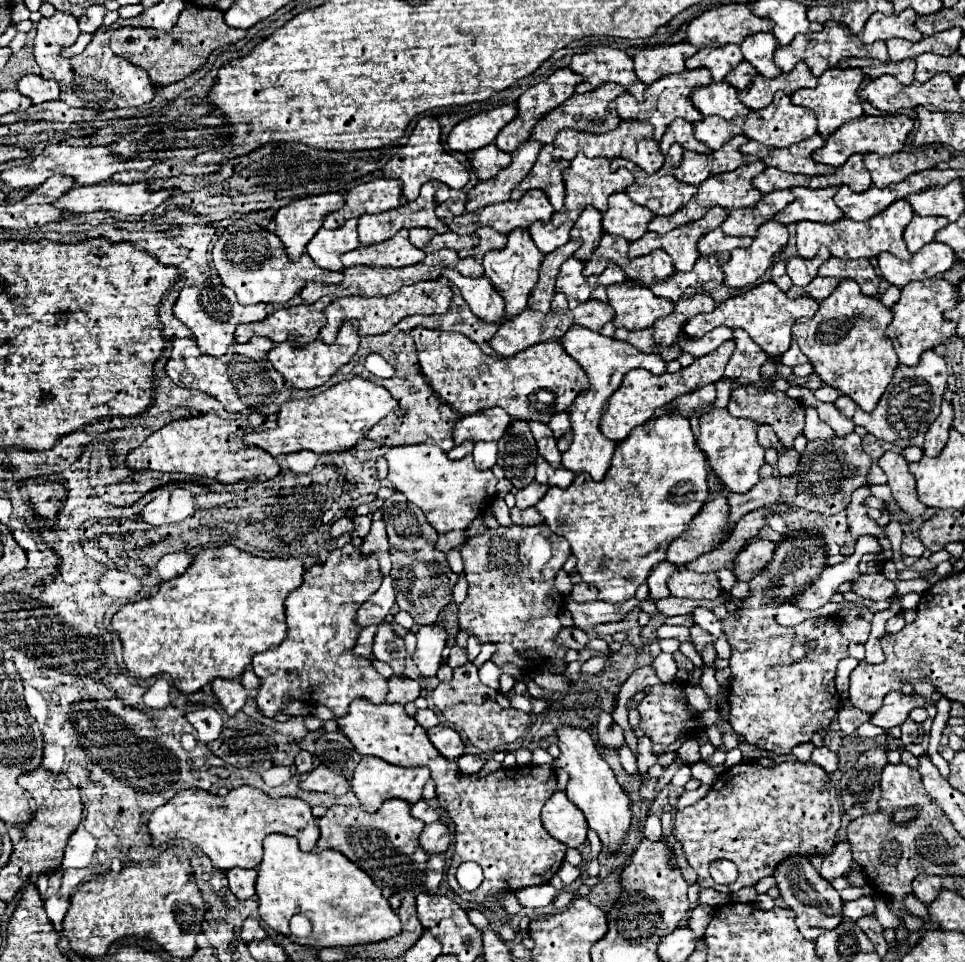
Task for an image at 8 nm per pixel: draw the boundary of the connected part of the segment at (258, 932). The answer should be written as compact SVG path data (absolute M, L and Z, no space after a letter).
M248 918L242 926L242 940L246 944L250 944L252 940L264 940L268 934L260 928L260 924L254 920L254 918Z

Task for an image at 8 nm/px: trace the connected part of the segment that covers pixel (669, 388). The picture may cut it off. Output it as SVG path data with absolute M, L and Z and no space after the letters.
M726 340L720 348L716 348L714 352L702 356L702 358L696 358L694 364L690 364L688 368L682 368L674 374L670 372L664 372L660 376L648 372L648 370L630 370L622 384L618 386L618 390L608 398L608 408L600 420L600 430L606 438L614 440L614 442L620 442L624 438L630 436L630 432L644 424L646 420L652 418L652 412L664 404L668 404L670 400L686 394L686 392L692 392L696 388L702 388L704 384L712 384L716 382L718 378L722 378L724 374L724 366L728 364L728 358L730 354L734 352L734 340Z

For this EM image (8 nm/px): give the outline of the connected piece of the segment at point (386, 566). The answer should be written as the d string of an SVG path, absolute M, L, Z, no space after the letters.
M376 510L372 514L372 526L368 536L362 540L360 546L362 556L376 556L380 562L380 572L386 576L390 572L390 552L388 552L388 538L386 538L386 528L382 520L382 510Z

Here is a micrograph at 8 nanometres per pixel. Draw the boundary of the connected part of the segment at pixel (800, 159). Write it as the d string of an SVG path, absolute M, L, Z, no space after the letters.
M812 136L808 140L802 140L800 144L792 144L788 148L768 148L760 142L748 140L744 146L740 146L740 152L758 156L766 166L776 166L784 168L784 172L794 172L794 174L832 174L836 168L816 164L812 160L812 152L824 146L822 136Z

